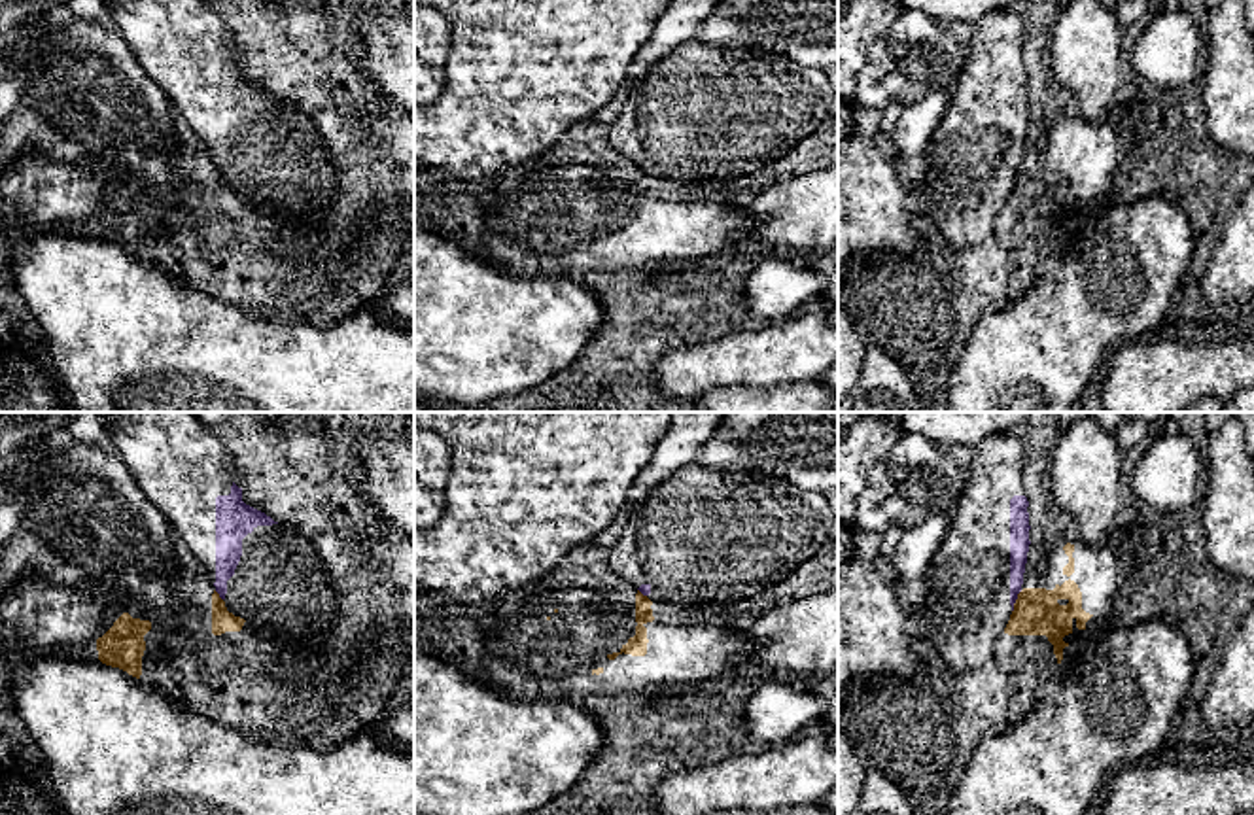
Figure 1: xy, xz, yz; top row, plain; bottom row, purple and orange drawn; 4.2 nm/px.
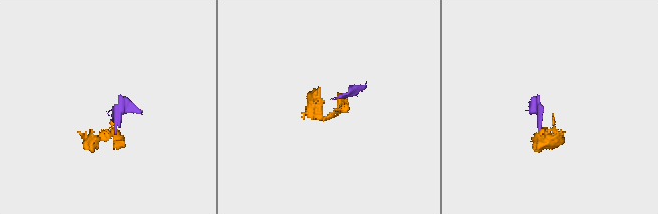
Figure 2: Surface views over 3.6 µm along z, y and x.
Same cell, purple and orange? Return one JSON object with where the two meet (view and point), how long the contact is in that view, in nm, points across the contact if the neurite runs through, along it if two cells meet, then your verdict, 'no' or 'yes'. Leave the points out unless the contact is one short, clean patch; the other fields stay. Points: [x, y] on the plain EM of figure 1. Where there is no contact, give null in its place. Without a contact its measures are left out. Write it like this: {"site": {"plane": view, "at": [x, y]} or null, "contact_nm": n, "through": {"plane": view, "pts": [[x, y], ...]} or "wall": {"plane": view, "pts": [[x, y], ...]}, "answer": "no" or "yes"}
{"site": {"plane": "yz", "at": [1014, 178]}, "contact_nm": 100, "wall": {"plane": "yz", "pts": [[1022, 167], [1012, 188]]}, "answer": "no"}

